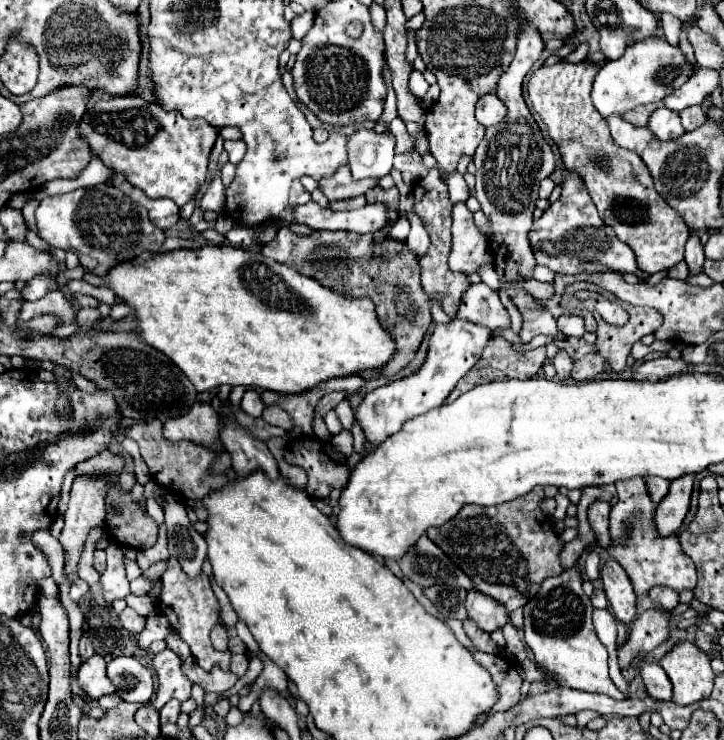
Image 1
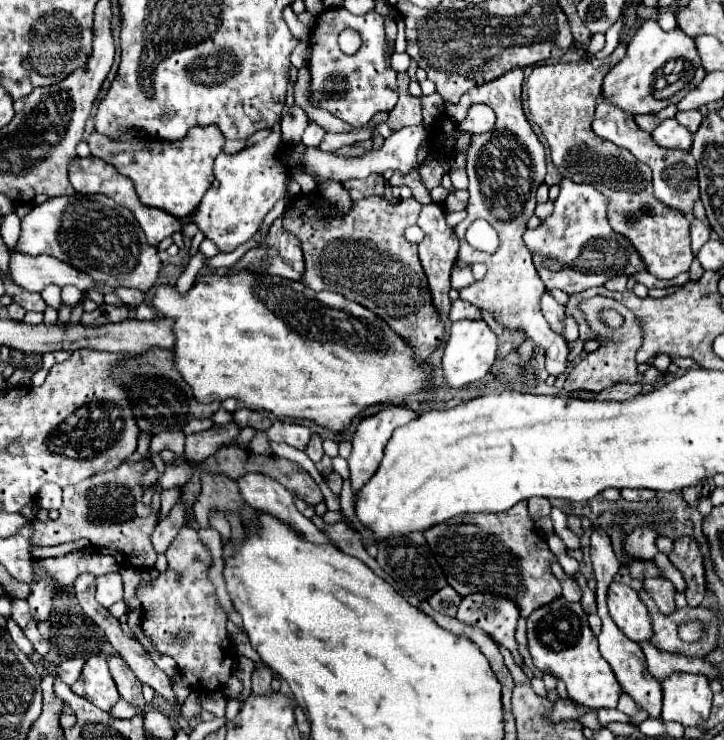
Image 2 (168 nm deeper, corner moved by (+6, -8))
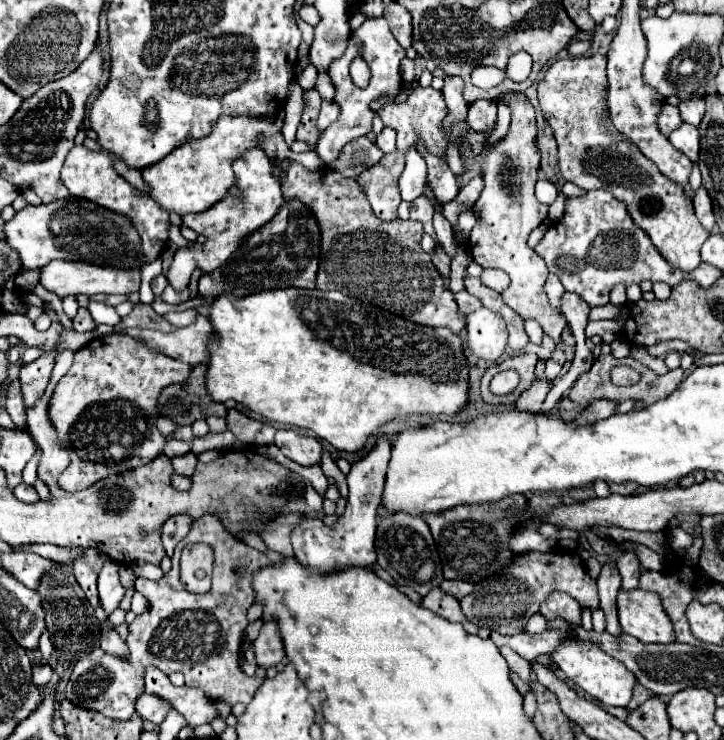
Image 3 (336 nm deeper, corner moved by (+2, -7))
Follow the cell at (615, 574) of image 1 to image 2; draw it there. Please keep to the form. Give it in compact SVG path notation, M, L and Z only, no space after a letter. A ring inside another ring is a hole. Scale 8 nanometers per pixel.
M614 581L608 589L608 611L628 639L642 643L652 635L648 611L632 587Z

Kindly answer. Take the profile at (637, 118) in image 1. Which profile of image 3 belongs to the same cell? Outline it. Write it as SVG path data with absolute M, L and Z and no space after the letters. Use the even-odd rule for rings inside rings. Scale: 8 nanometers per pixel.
M664 104L662 112L660 112L660 118L658 118L658 126L660 126L660 132L662 134L670 134L674 128L678 128L682 124L682 118L680 118L680 112L676 106L670 106L670 104Z

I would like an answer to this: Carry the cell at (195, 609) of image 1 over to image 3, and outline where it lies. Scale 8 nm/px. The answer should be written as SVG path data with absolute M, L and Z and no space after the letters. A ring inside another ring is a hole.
M204 516L200 520L194 522L190 534L176 546L176 552L172 556L172 570L168 574L164 574L160 580L146 580L146 578L136 578L136 590L144 594L144 598L148 600L150 608L136 616L136 620L128 626L128 638L126 644L130 648L130 656L122 658L122 656L106 656L106 652L102 652L102 648L94 648L90 654L86 654L84 658L80 658L72 670L72 676L68 680L66 686L66 698L86 710L94 710L94 712L102 712L104 716L112 718L112 720L130 720L130 716L136 712L134 710L134 700L138 696L144 694L144 672L148 666L156 666L158 670L162 670L164 674L174 674L174 672L182 672L186 678L186 686L194 686L200 688L206 698L210 700L222 700L226 702L230 708L238 702L248 704L254 696L254 692L260 688L260 684L264 682L264 678L258 676L246 676L240 668L240 644L242 644L242 636L244 630L248 626L248 608L254 604L254 588L252 588L252 574L258 568L266 568L272 562L268 560L266 554L250 548L244 542L238 542L236 538L232 538L230 534L226 534L226 530L222 528L220 520L214 516ZM196 542L206 542L212 544L214 554L216 554L216 562L214 562L214 584L212 590L208 594L192 594L188 592L182 584L180 584L180 570L178 570L178 562L180 562L180 552L184 546L188 544L196 544ZM238 568L246 568L244 576L238 576L236 570Z

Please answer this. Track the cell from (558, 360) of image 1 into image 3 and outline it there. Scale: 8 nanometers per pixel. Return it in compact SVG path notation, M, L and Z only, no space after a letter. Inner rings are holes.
M518 92L508 98L512 108L512 124L508 134L482 156L484 190L472 208L476 214L476 226L470 232L472 258L483 269L500 268L510 276L510 286L504 290L504 302L516 310L522 318L536 320L542 330L558 340L568 326L568 320L550 306L544 292L548 268L534 250L528 248L530 232L548 216L548 206L534 196L534 184L538 180L540 150L536 146L536 120L532 104Z

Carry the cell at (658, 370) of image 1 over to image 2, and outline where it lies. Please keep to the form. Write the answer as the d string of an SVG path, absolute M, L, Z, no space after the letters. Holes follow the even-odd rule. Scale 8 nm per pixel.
M616 383L604 391L598 393L596 399L608 399L608 401L626 401L642 391L642 383Z

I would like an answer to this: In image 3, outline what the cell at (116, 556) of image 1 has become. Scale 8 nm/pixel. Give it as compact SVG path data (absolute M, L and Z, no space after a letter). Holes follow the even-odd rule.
M108 560L98 576L98 592L100 592L100 604L104 606L106 614L118 608L122 596L124 596L124 586L118 580L118 564L114 560Z

